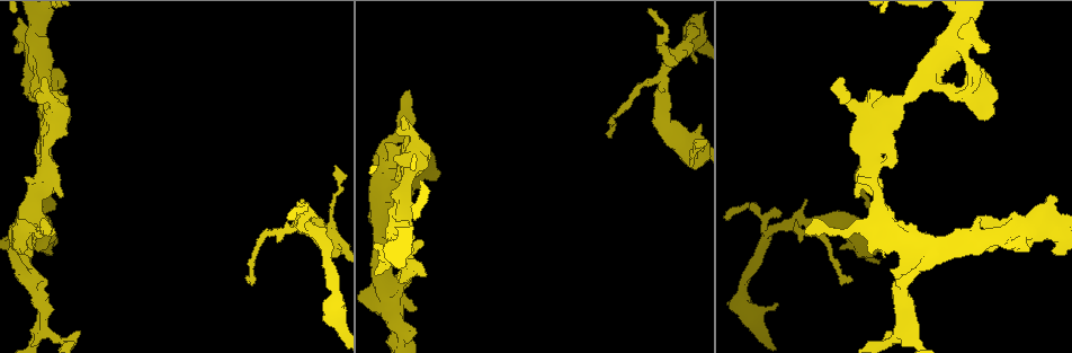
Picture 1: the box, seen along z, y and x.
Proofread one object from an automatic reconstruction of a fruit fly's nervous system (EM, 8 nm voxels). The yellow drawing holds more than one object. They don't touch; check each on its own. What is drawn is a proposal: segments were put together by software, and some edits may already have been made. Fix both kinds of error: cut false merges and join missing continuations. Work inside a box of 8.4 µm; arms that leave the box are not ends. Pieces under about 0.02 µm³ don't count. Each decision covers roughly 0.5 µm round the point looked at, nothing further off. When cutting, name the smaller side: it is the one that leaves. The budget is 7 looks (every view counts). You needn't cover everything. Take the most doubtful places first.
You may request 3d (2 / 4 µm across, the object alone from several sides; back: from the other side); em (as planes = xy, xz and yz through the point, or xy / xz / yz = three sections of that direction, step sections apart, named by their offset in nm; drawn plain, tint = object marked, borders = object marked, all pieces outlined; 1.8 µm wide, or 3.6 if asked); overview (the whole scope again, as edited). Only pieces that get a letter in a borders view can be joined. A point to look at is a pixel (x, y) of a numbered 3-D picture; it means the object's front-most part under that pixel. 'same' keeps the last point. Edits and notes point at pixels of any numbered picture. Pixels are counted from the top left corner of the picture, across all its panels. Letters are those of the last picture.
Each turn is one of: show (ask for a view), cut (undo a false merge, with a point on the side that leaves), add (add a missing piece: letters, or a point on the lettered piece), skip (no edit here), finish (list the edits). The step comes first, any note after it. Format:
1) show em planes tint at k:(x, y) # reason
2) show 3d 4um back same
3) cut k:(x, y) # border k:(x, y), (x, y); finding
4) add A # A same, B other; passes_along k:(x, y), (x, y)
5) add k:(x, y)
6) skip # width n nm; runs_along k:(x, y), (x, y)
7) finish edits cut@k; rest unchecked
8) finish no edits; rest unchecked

show 3d 4um at 1:(23, 207) # branch point

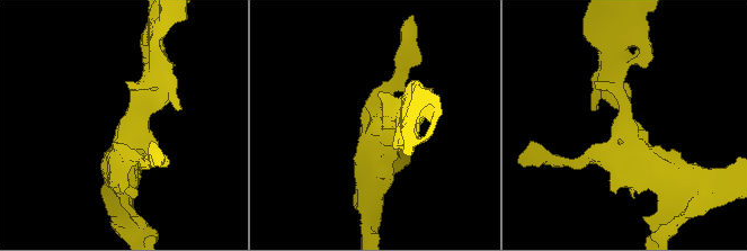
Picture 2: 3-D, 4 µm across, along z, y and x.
show em xy step 4 borders at 2:(378, 121)

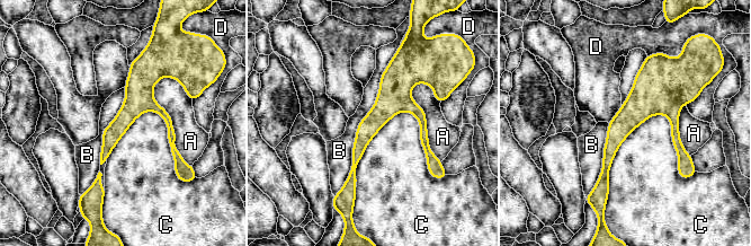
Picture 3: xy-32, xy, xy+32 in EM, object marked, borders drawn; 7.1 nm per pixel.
skip # width 160 nm; A other, B other, C other, D other; runs_along 3:(396, 59), (349, 185); one cell here

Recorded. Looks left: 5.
show 3d 4um back at 1:(383, 287) # sharp bend

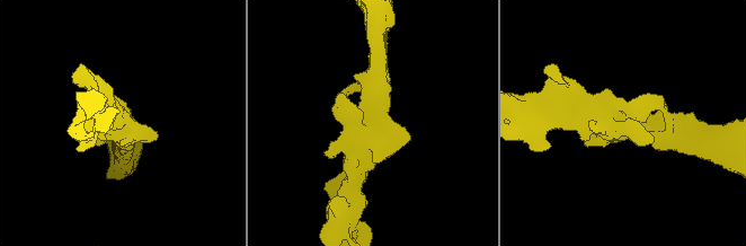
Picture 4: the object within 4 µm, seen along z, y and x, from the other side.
show em 3.6um xz step 8 tint at 4:(373, 127) # now the EM

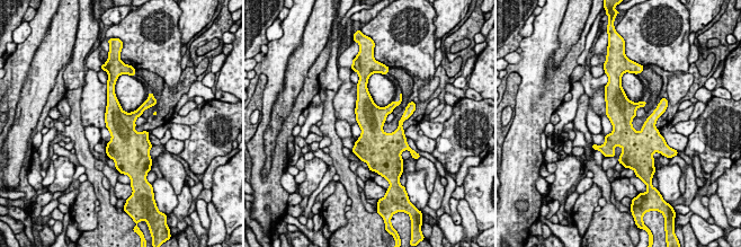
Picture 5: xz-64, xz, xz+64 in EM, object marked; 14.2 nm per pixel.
show em 3.6um planes borders same

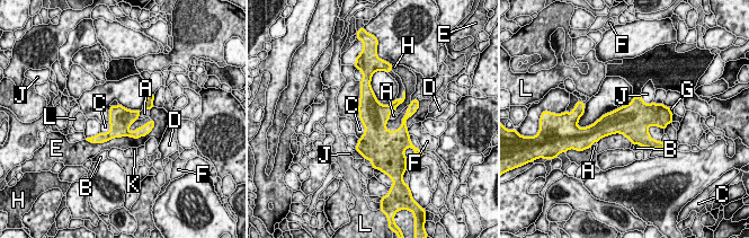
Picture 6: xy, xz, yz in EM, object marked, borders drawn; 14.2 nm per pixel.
skip # width 340 nm; longest_contact E 1050 nm; A other, B other, C other, D other, E other, F other, G other, H other, J other, K other, L other; all the same cell

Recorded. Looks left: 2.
finish no edits; rest unchecked

